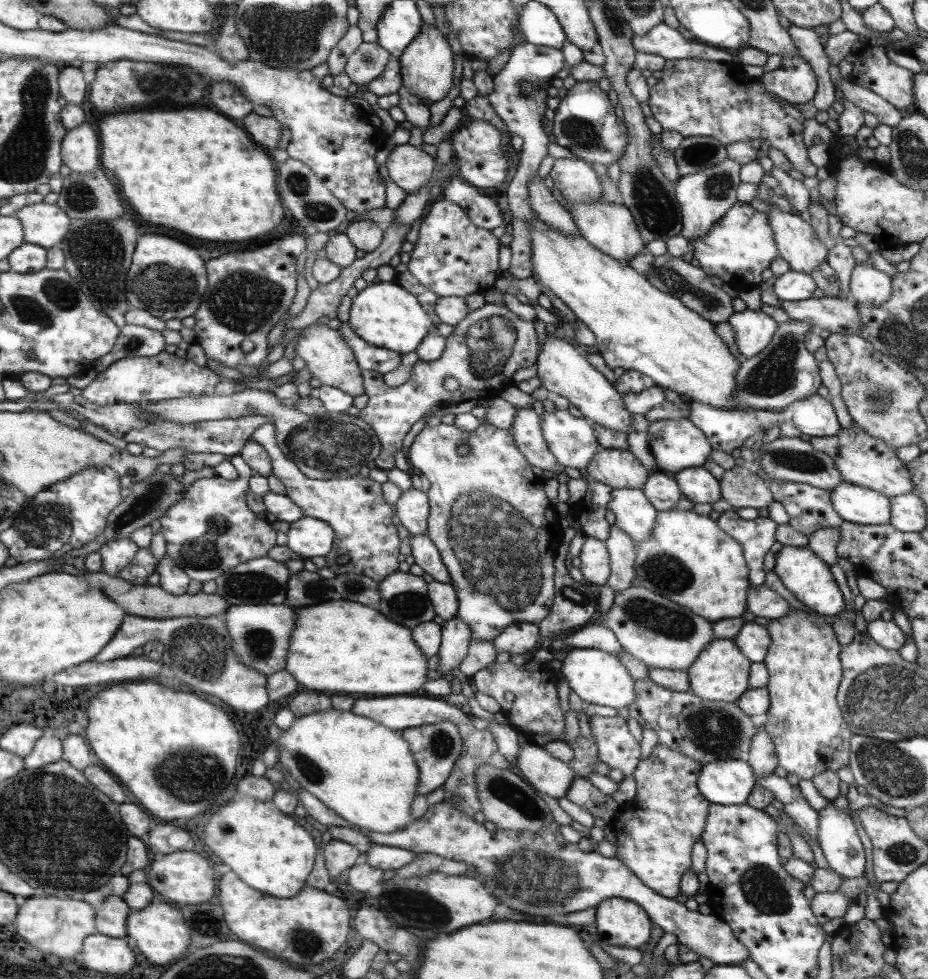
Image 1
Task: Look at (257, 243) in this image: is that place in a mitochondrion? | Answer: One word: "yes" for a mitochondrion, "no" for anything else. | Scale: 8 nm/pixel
no

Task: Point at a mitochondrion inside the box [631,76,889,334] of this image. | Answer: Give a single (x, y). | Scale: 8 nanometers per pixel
(669, 278)

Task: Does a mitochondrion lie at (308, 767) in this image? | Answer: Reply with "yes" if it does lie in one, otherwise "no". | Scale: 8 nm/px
yes

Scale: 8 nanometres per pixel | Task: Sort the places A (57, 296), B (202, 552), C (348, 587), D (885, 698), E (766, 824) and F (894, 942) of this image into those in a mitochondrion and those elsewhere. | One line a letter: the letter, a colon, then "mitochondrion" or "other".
A: mitochondrion
B: mitochondrion
C: mitochondrion
D: mitochondrion
E: other
F: other

